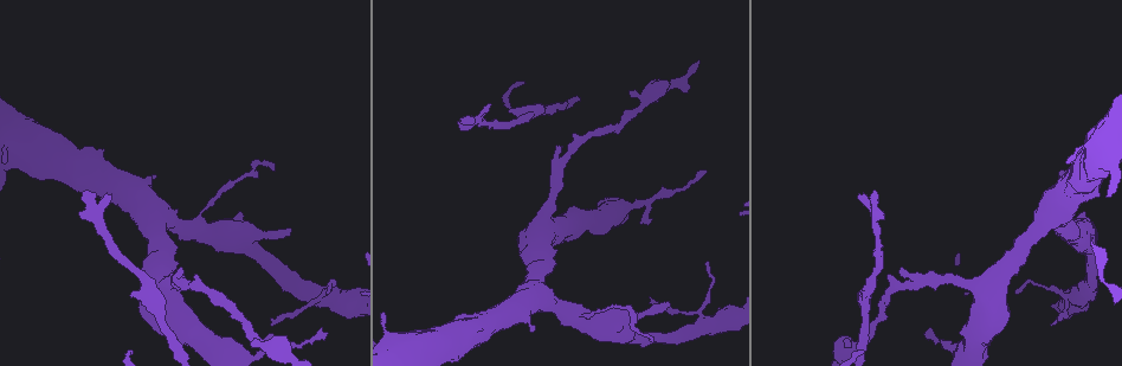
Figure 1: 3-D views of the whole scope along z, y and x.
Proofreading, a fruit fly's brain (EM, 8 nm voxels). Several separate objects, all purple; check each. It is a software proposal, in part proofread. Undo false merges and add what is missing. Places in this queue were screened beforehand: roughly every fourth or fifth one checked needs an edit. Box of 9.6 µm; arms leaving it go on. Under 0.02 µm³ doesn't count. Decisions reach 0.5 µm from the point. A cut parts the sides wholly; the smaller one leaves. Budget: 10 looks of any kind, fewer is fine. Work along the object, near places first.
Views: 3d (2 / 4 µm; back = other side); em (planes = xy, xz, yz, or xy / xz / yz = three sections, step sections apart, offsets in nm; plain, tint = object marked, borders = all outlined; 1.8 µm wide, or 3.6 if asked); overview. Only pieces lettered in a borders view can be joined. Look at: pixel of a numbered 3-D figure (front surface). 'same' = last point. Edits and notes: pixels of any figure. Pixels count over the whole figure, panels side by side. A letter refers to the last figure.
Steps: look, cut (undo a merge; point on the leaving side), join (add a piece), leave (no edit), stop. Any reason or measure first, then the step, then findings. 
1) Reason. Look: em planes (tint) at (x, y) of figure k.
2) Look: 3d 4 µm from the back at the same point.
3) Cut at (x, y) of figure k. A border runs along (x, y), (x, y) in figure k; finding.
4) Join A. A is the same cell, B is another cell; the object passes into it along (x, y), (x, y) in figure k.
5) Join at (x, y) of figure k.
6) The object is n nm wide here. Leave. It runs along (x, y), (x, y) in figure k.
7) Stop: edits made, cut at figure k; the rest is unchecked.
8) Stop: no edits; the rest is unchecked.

Calibre changes. Look: 3d 4 µm at (1041, 222) of figure 1.

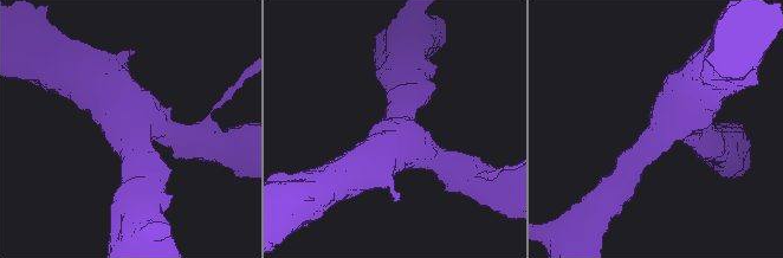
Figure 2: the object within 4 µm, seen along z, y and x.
Shape alone is not enough. Look: em 3.6 µm xy step 16 (tint) at (130, 132) of figure 2.

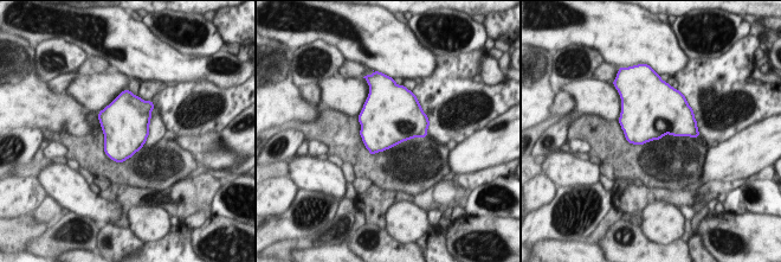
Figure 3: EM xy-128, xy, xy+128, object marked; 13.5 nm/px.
Look: em 3.6 µm xz step 8 (borders) at the same point.

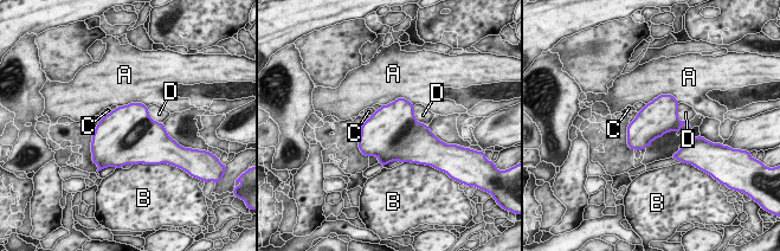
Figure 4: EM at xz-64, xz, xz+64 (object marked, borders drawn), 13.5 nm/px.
The object is 480 nm wide here. Leave. A, B, C and D are other cells; a border runs along (113, 110), (103, 116) in figure 4; all the same neuron.

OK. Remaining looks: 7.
An open end. Look: 3d 4 µm at (86, 192) of figure 1.

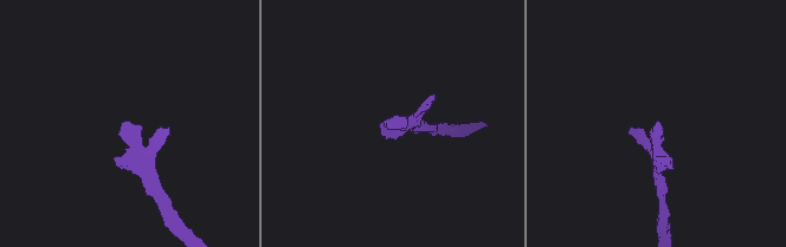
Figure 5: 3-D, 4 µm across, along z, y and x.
Need the tissue. Look: em planes (borders) at (387, 127) of figure 5.

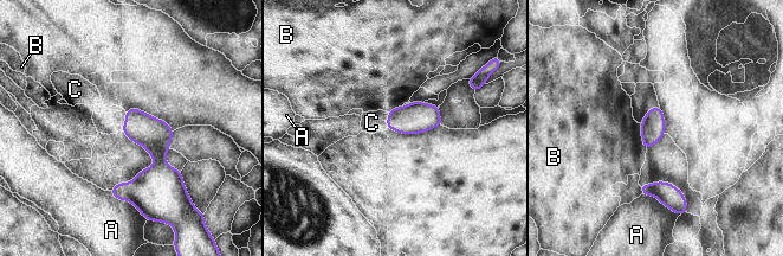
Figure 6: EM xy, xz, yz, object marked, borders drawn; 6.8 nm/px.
Join C. C is the same cell, A and B are other cells; the neuron continues.

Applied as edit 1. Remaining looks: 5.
Branch stops here. Look: 3d 2 µm at (182, 269) of figure 1.

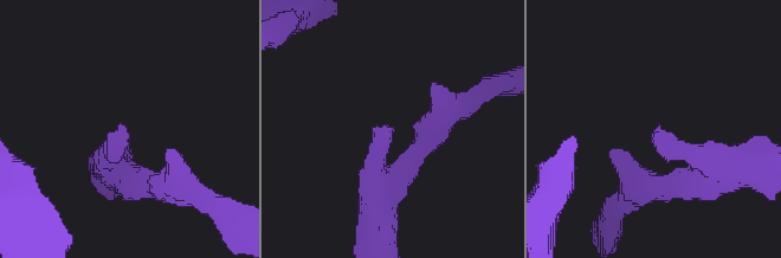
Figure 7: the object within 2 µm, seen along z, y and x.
Look: em xz step 8 (borders) at (658, 128) of figure 7.

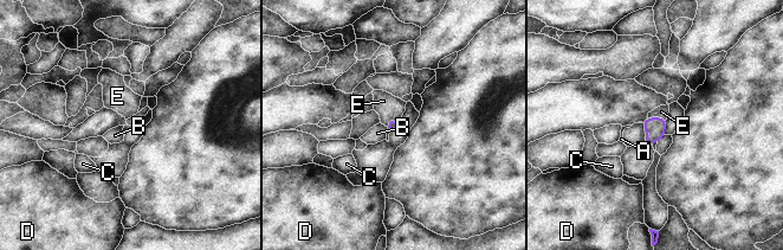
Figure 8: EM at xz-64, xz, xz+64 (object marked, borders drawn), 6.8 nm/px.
Another direction. Look: em planes (borders) at the same point.

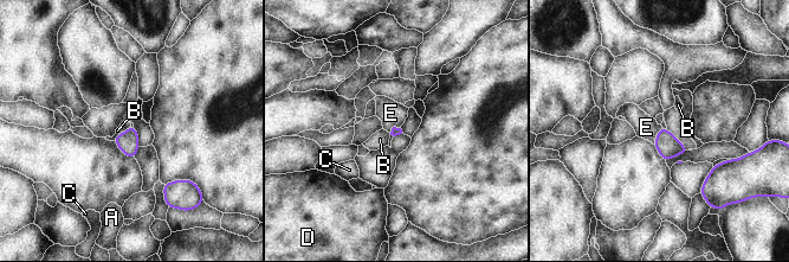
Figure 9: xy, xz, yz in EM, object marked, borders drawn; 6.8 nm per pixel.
Join E. E is the same cell, A, B, C and D are other cells; the object passes into it along (668, 146), (657, 135), (646, 127) in figure 9; it goes on there.

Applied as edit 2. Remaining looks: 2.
Redraw. Look: overview.

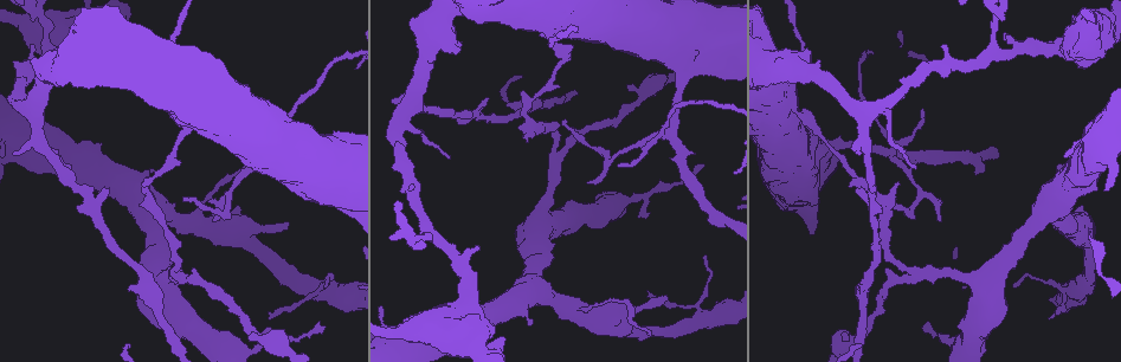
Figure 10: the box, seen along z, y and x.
An open end. Look: em planes (borders) at (328, 285) of figure 10.

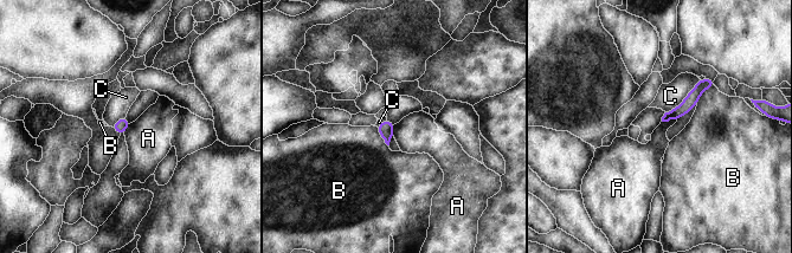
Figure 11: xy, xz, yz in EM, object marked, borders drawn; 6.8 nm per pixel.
The longest contact is with C, 340 nm. Leave. A, B and C are other cells; it runs along (712, 82), (665, 118) in figure 11; none of them fits.

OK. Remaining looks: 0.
Stop: edits made, join at figure 6, join at figure 9; the rest is unchecked.

